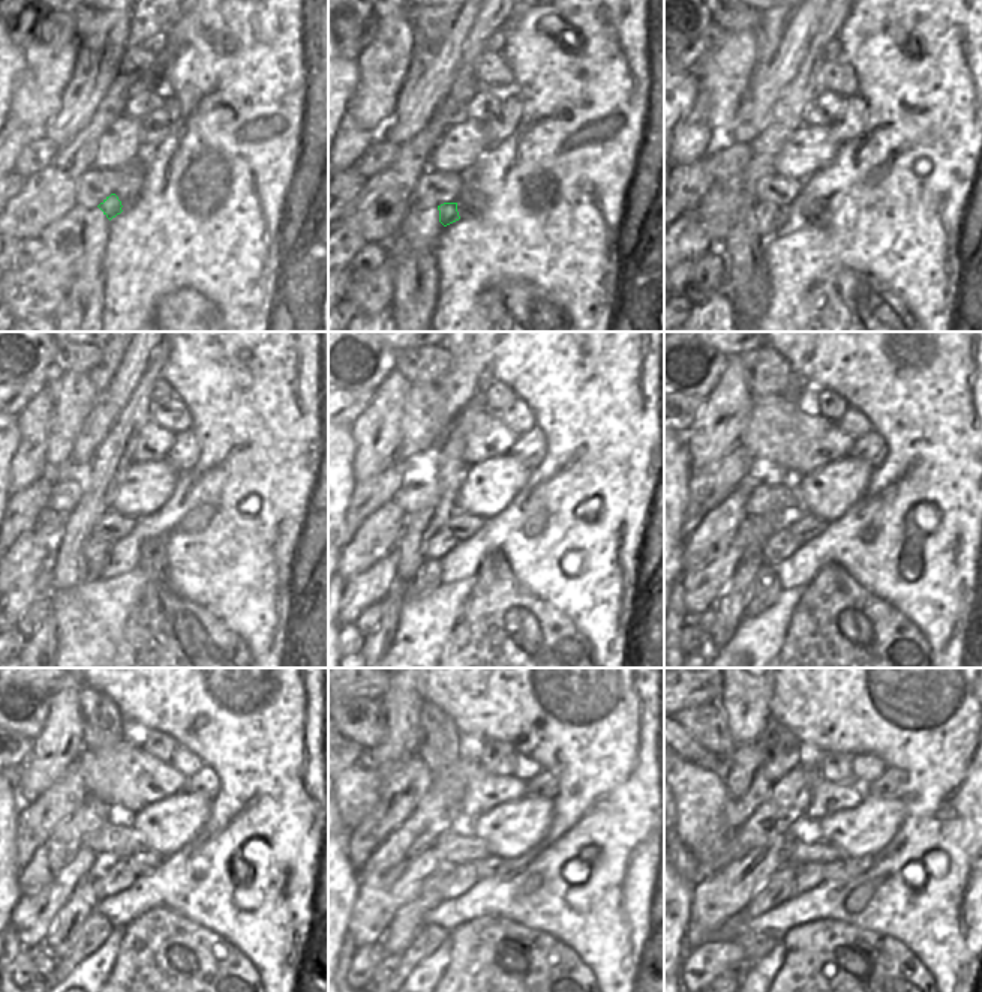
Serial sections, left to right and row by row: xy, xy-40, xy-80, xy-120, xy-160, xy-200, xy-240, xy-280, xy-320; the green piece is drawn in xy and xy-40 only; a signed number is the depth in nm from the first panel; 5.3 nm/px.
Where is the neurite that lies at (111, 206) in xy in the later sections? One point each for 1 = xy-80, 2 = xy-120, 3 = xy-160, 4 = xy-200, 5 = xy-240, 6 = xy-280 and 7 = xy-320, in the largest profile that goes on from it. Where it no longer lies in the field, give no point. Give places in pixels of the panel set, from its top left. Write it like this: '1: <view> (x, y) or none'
1: xy-80 (781, 216)
2: xy-120 (93, 571)
3: xy-160 (429, 577)
4: xy-200 (766, 589)
5: xy-240 (96, 928)
6: xy-280 (428, 937)
7: xy-320 (757, 946)

